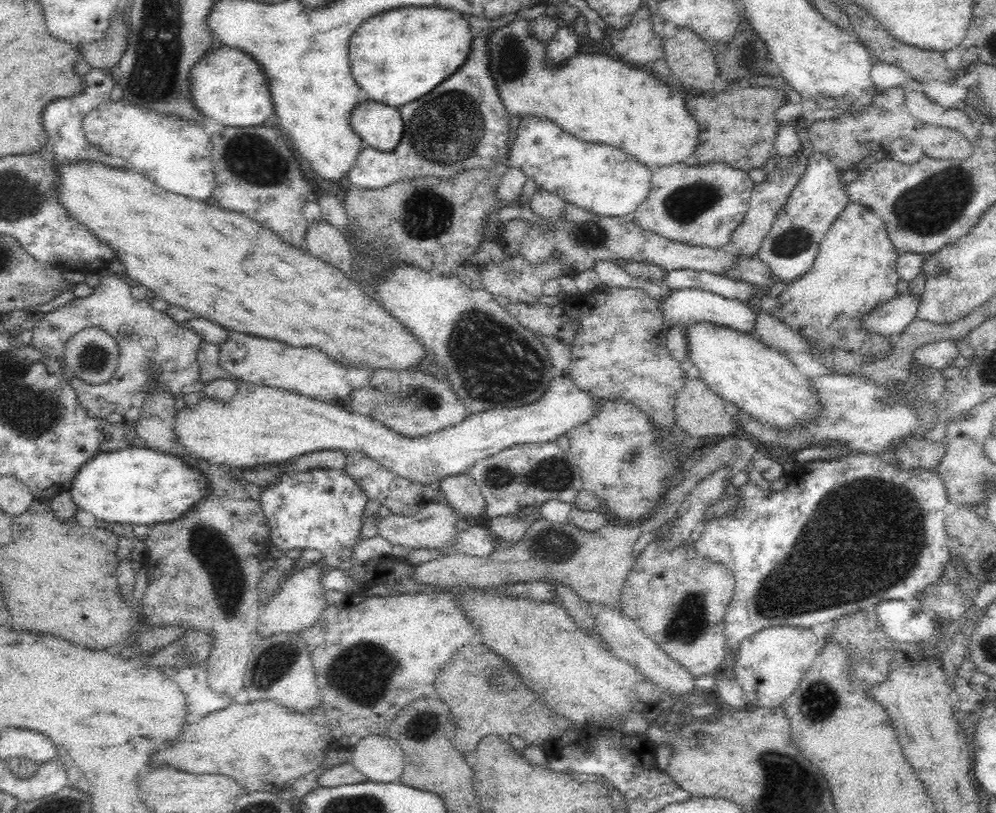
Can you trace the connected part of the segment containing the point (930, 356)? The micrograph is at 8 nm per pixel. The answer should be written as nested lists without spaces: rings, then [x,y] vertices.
[[[960,338],[930,342],[914,352],[913,361],[920,362],[935,370],[944,370],[948,366],[953,366],[955,359],[961,356],[958,342],[960,342]]]

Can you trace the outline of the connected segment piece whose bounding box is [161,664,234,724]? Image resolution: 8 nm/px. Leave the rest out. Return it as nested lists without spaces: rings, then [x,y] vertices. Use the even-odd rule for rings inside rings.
[[[204,664],[182,668],[162,667],[161,671],[180,687],[186,698],[186,723],[196,723],[214,710],[226,708],[234,702],[232,698],[212,692]]]

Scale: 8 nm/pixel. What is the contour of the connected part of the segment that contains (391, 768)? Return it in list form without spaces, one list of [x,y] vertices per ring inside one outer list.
[[[368,734],[348,748],[350,762],[366,780],[394,782],[402,774],[405,756],[399,742],[388,734]]]

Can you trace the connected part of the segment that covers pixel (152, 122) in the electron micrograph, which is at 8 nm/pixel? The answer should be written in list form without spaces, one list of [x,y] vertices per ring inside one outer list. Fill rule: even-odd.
[[[124,97],[119,101],[108,101],[99,104],[85,117],[82,124],[86,140],[104,154],[116,155],[128,162],[132,170],[144,174],[152,182],[156,182],[168,192],[188,198],[209,202],[215,187],[215,174],[211,163],[210,135],[204,131],[203,124],[198,121],[182,121],[177,115],[160,115],[152,110],[142,110],[139,106],[128,102]]]

